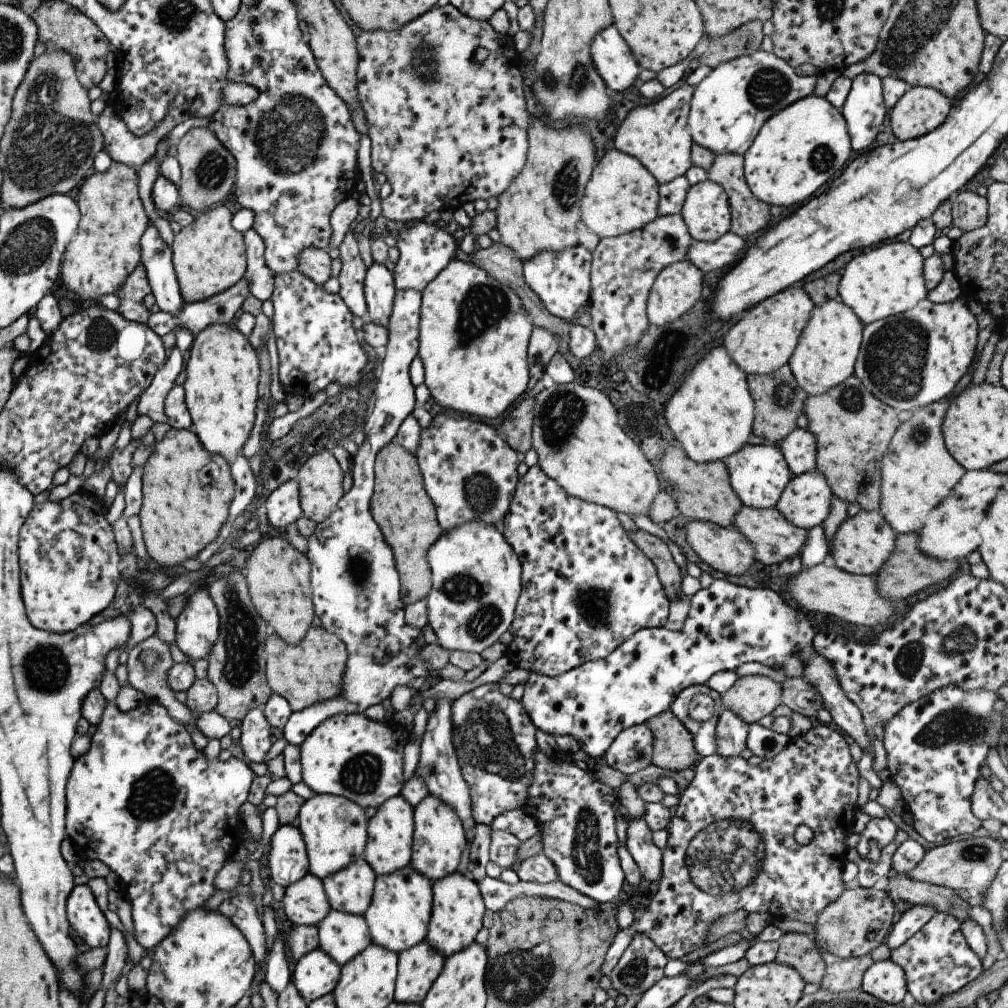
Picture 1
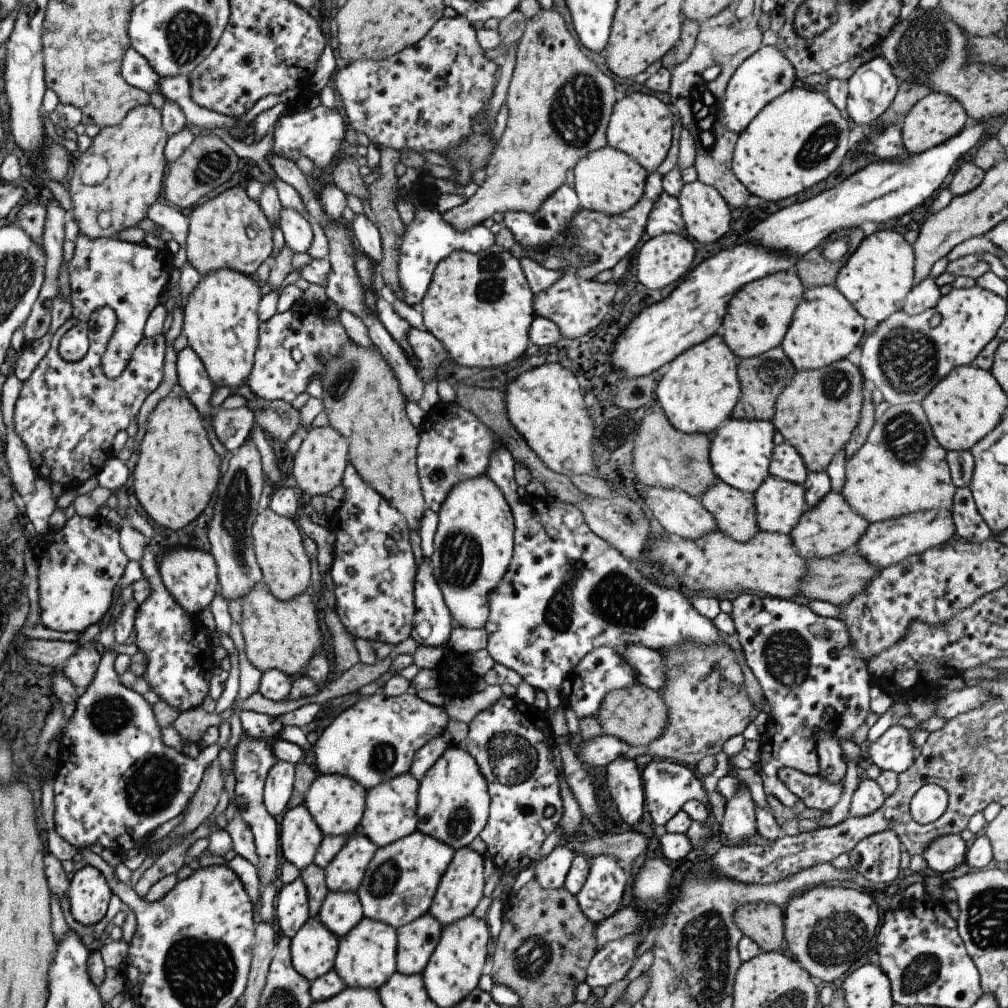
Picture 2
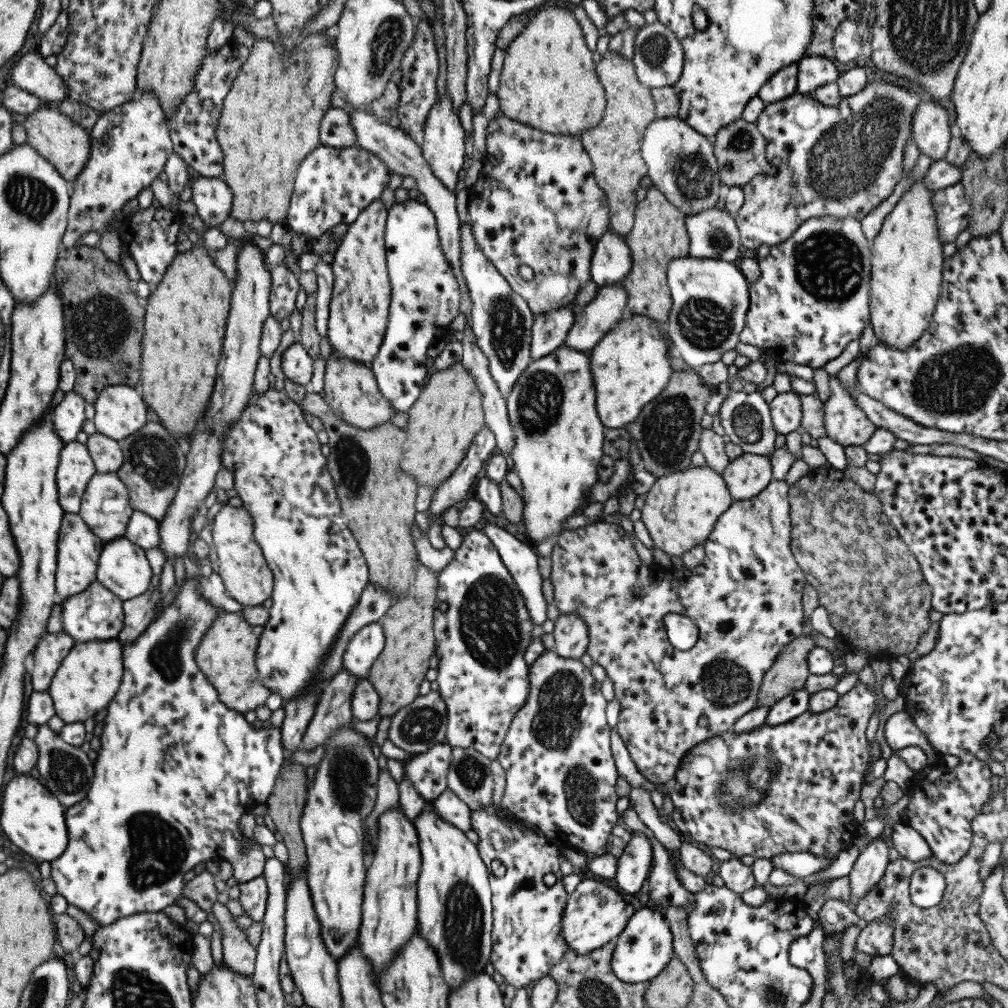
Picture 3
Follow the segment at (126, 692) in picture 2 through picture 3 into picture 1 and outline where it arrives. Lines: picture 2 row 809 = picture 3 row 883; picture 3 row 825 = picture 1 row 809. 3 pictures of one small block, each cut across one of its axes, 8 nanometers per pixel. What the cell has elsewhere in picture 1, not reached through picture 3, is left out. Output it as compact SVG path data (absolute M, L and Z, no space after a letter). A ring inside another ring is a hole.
M142 700L136 708L127 712L122 712L114 702L107 703L102 720L98 722L95 733L90 739L90 748L75 759L74 766L72 766L74 770L72 770L70 780L67 782L65 831L67 837L71 838L77 845L83 856L101 860L113 874L118 876L120 880L116 885L116 890L123 894L127 900L130 900L130 906L132 906L134 938L140 946L150 951L178 926L178 922L182 920L182 916L186 912L190 912L192 908L203 907L208 899L218 891L214 888L214 877L229 861L232 854L240 848L240 844L244 843L246 828L244 820L242 820L240 806L248 801L250 786L254 784L254 778L258 778L258 775L244 760L234 756L225 762L219 759L210 762L204 756L203 751L194 747L189 729L184 724L176 722L162 704L150 700Z

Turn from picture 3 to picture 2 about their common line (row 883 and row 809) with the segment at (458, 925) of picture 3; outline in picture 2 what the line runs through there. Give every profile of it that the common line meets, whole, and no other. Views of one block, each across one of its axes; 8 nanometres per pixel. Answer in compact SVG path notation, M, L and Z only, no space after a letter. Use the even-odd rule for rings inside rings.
M448 745L436 764L419 781L417 830L451 846L454 850L468 847L486 826L491 798L488 782L478 762L463 745Z

